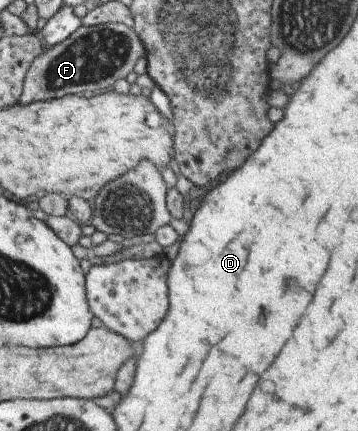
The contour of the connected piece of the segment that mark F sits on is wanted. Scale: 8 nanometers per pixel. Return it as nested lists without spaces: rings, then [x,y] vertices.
[[[120,23],[98,26],[81,26],[65,41],[46,47],[31,64],[24,81],[19,105],[38,101],[61,99],[65,95],[82,95],[85,91],[95,93],[113,89],[115,81],[125,79],[135,63],[145,56],[144,44],[134,29]]]

